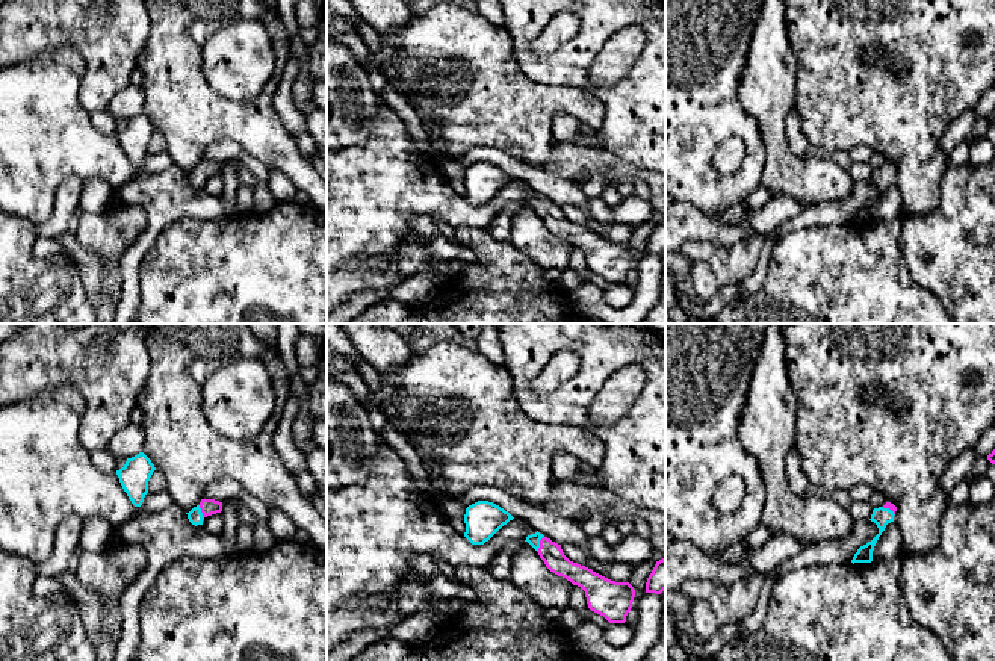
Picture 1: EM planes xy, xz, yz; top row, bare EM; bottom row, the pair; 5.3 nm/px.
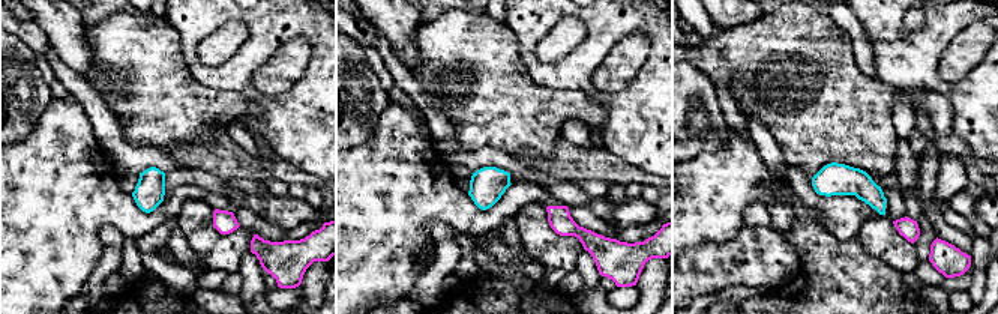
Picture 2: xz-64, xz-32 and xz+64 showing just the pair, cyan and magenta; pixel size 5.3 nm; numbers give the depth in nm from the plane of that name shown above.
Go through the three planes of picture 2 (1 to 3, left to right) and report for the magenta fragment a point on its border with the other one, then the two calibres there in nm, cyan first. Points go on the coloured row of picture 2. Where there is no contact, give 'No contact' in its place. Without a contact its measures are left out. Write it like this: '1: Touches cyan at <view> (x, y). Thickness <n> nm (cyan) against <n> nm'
1: No contact
2: No contact
3: No contact

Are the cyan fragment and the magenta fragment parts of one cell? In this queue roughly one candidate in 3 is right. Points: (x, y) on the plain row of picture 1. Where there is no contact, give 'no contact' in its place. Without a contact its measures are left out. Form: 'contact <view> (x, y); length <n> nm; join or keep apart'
contact xz (539, 204); length 90 nm; keep apart

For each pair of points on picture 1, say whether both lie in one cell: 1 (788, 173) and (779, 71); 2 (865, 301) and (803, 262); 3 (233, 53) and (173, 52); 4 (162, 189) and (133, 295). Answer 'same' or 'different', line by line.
1: same
2: same
3: different
4: same

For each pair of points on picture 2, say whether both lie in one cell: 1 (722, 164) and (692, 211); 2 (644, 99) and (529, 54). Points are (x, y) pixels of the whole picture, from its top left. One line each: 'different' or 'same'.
1: same
2: same

